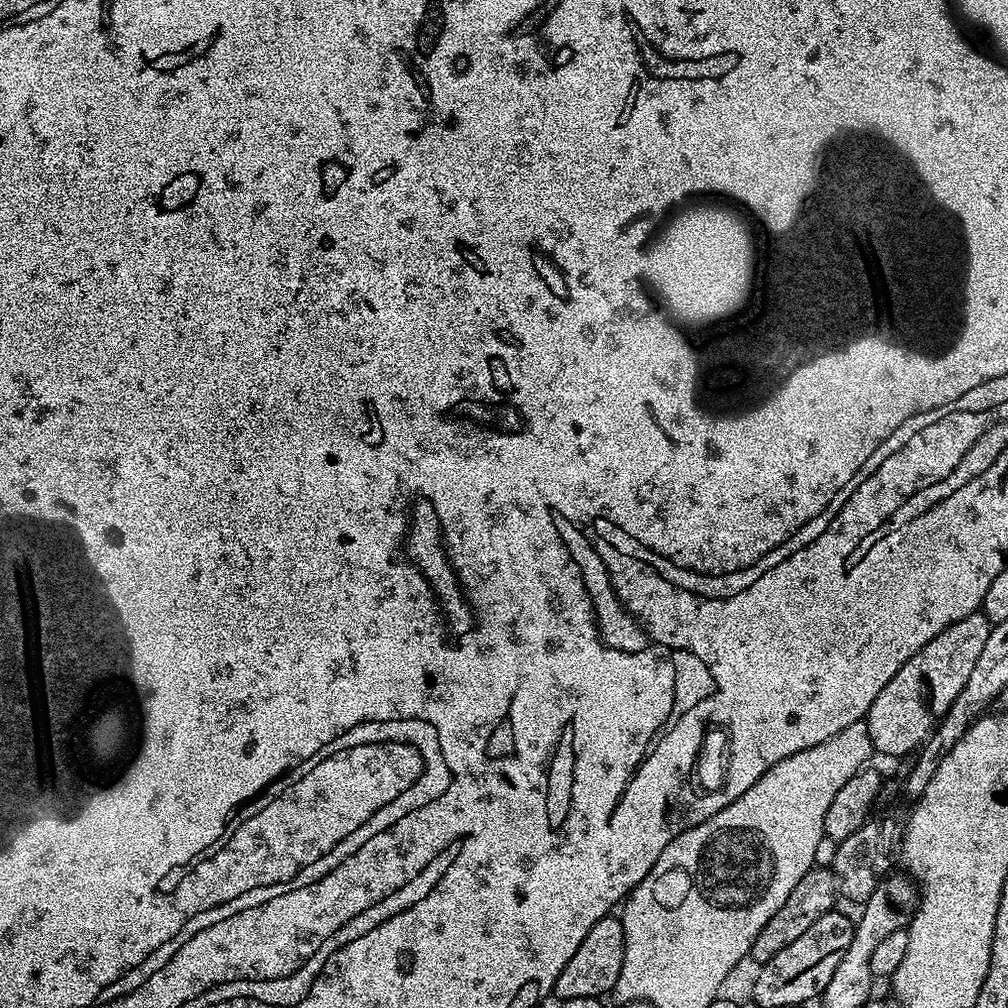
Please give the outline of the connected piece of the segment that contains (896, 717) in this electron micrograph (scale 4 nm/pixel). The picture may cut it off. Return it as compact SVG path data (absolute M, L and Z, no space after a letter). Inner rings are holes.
M983 611L971 612L966 614L966 618L958 618L958 622L946 626L938 638L930 638L930 642L926 642L926 646L922 646L922 650L918 650L918 654L914 654L914 658L910 658L910 662L906 662L906 666L902 666L898 674L886 682L886 686L882 686L882 694L874 698L874 706L870 706L866 717L870 742L879 755L881 752L884 756L911 757L928 741L946 710L950 710L954 698L962 694L962 686L966 686L966 678L970 678L978 657L982 655L982 649L986 647L986 638L990 638L992 626L992 621L984 617Z

